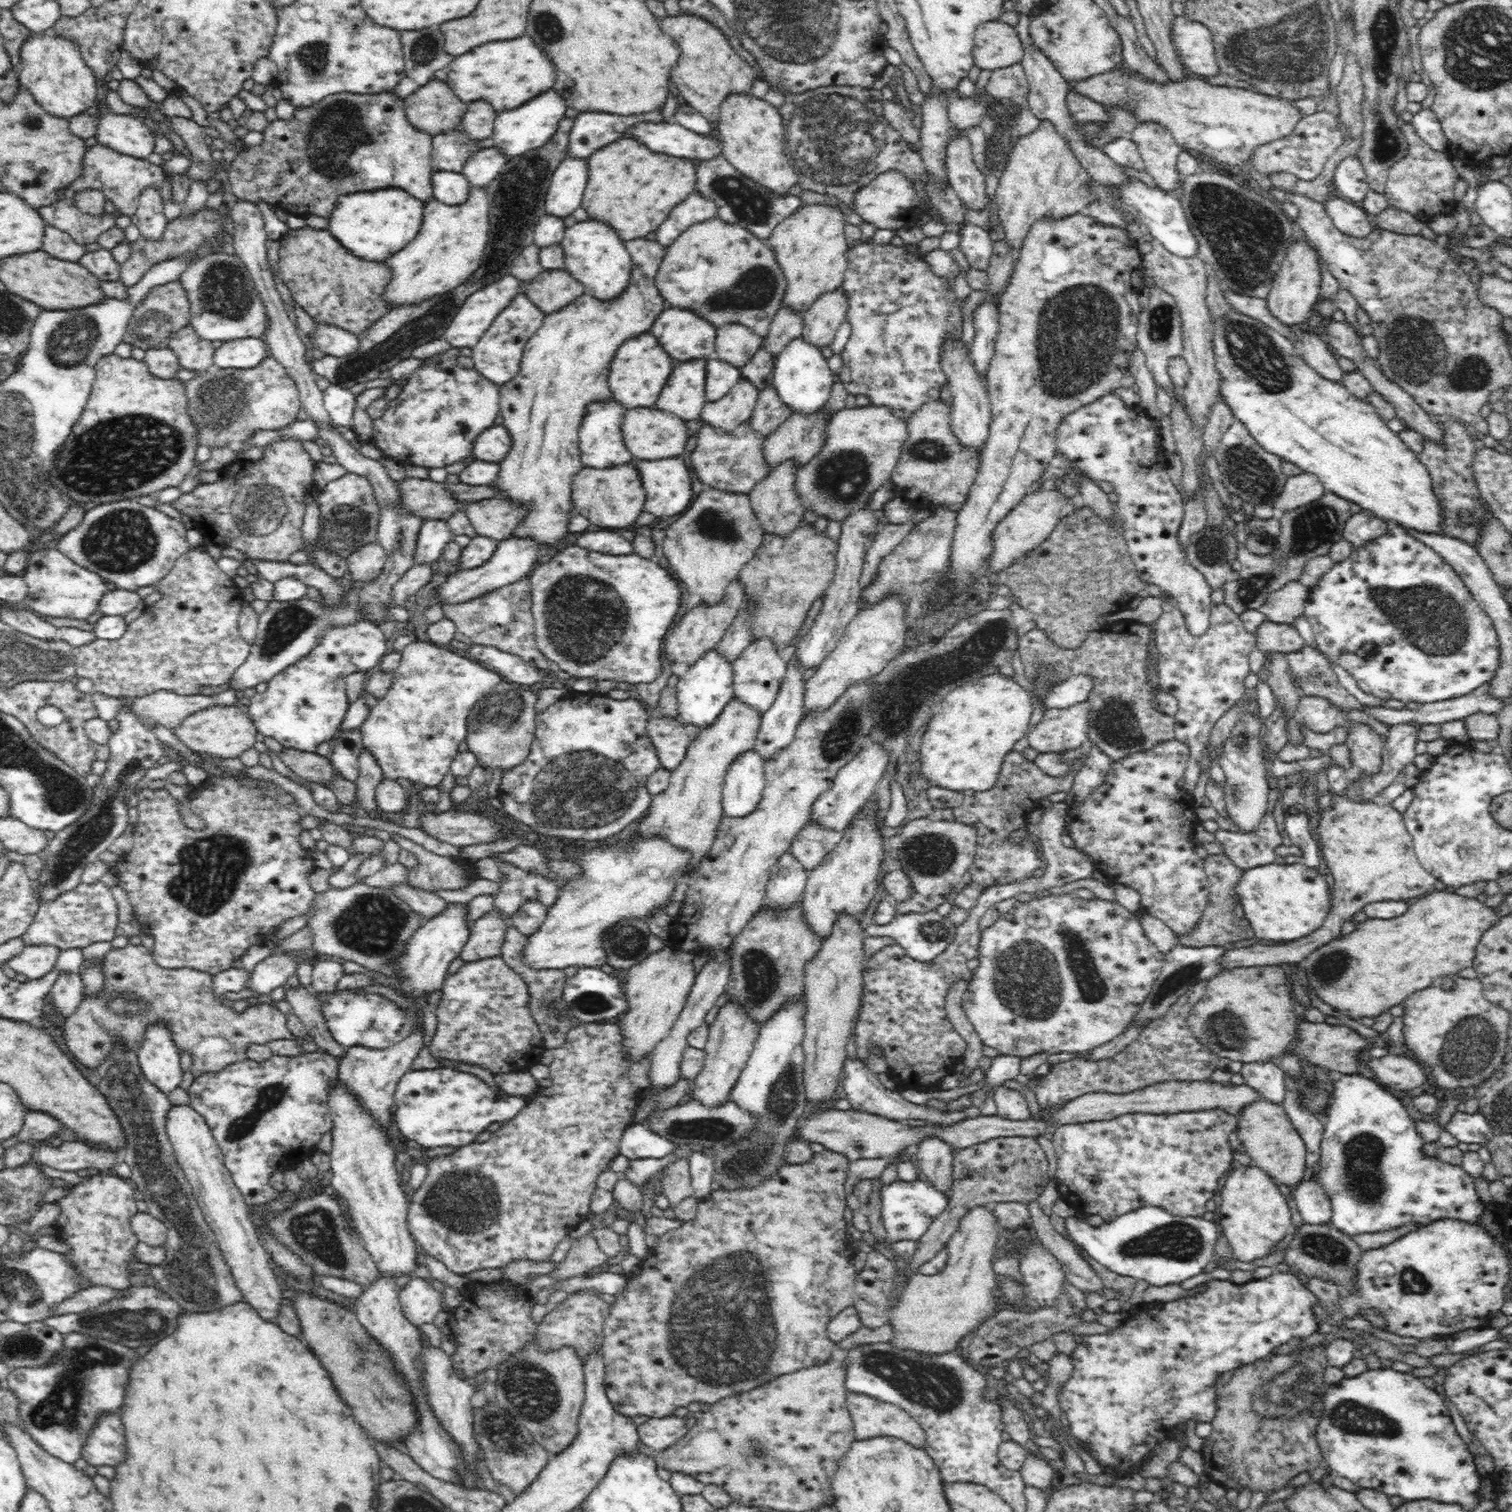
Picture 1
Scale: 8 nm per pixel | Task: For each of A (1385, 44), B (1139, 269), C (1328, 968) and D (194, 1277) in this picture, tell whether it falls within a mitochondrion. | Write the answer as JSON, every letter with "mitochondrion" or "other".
{"A":"mitochondrion","B":"other","C":"mitochondrion","D":"mitochondrion"}

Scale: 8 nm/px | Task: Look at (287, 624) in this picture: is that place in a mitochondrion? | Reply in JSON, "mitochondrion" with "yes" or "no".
{"mitochondrion":"yes"}

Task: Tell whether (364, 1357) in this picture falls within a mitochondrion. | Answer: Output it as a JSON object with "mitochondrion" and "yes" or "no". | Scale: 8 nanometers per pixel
{"mitochondrion":"yes"}

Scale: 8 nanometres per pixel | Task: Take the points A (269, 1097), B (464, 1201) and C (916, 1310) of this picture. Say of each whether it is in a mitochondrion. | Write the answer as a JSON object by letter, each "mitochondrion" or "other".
{"A":"mitochondrion","B":"mitochondrion","C":"other"}

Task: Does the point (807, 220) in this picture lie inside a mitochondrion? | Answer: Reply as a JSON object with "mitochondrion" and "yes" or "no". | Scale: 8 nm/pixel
{"mitochondrion":"no"}

